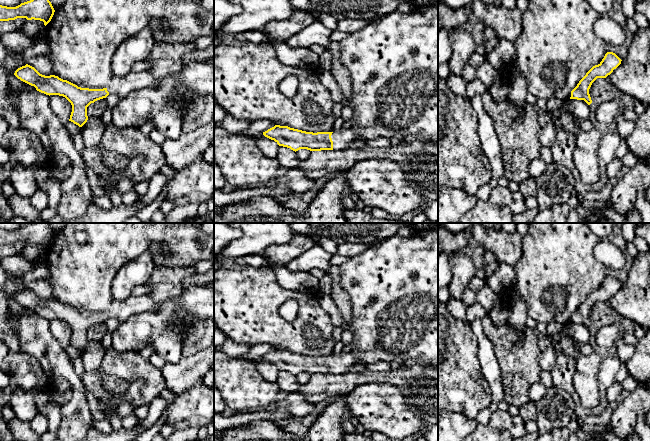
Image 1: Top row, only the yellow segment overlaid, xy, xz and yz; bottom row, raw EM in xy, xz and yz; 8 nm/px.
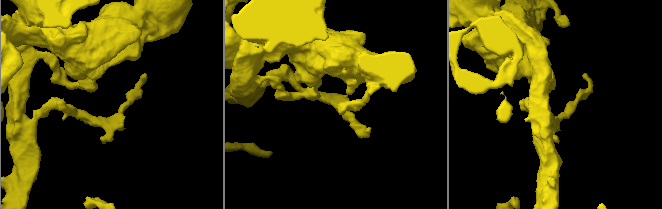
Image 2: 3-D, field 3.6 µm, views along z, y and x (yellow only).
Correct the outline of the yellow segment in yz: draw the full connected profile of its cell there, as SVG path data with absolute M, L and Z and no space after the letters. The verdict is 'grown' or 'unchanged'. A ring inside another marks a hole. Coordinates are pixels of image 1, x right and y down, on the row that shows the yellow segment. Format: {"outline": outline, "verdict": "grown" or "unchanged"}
{"outline": "M607 52L602 61L593 66L571 91L570 99L584 100L588 105L592 103L589 89L597 78L606 78L621 64L621 59L613 52Z", "verdict": "unchanged"}

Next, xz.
{"outline": "M275 125L263 132L263 135L274 140L279 146L293 151L307 149L310 151L344 150L355 140L360 140L352 128L341 129L339 132L306 132L288 126Z", "verdict": "grown"}

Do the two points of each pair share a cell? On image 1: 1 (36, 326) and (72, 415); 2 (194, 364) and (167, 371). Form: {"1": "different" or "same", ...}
{"1": "same", "2": "same"}

